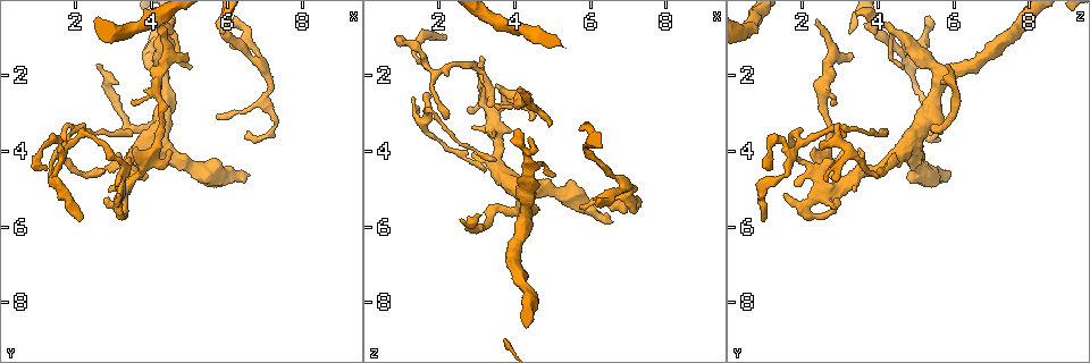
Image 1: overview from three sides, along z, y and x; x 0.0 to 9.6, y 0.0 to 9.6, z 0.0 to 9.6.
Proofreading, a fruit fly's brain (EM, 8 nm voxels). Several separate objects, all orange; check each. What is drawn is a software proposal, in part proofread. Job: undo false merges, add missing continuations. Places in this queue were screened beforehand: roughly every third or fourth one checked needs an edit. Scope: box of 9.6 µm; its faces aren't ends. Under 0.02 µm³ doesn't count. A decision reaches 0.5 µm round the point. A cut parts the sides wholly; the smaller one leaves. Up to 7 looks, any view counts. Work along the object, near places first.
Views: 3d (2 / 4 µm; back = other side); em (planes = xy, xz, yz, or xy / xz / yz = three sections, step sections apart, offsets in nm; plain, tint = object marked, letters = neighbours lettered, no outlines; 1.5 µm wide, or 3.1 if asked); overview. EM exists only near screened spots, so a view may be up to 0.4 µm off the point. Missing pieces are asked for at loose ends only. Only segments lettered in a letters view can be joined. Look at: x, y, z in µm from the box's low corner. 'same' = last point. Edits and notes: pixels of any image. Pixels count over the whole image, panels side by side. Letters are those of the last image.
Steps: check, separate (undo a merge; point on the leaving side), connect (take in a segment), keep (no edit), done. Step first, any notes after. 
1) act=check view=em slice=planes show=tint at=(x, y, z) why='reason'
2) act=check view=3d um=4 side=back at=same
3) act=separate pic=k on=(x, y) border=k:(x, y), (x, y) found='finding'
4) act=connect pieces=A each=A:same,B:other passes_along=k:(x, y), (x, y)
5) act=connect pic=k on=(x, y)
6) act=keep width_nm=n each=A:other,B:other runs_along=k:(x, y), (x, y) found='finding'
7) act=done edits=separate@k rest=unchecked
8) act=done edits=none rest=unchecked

act=check view=3d um=2 at=(3.55, 2.75, 2.80) why='tapers out'

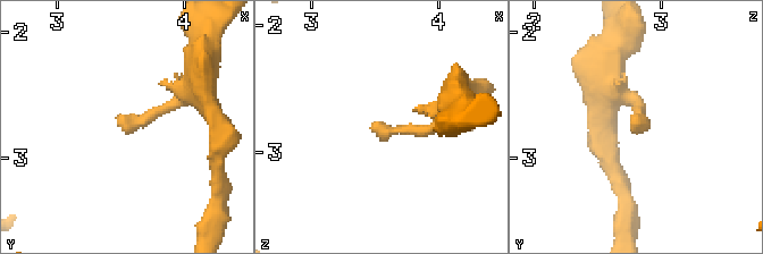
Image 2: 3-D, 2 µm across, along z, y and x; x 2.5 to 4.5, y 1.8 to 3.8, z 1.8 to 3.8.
act=check view=em slice=planes show=letters at=(3.46, 2.76, 2.80)

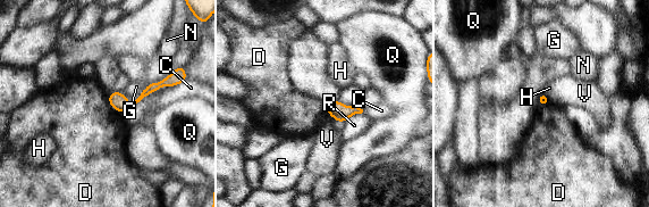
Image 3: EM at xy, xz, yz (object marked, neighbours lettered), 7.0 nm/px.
act=keep each=C:other,D:other,G:other,H:other,N:other,Q:other,R:other,V:other runs_along=3:(170, 83), (132, 104), (111, 101) found='no lettered segment goes on from it'

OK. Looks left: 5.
act=check view=3d um=2 at=(3.50, 4.15, 4.40)

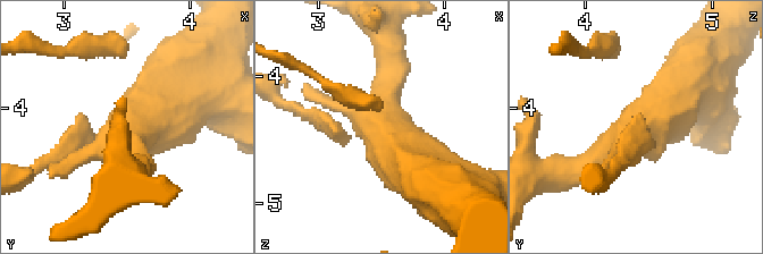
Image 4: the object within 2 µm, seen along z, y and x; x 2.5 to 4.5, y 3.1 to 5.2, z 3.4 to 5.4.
act=check view=em slice=yz step=4 show=tint at=(3.54, 4.20, 4.40) arms=3 why='need the tissue'

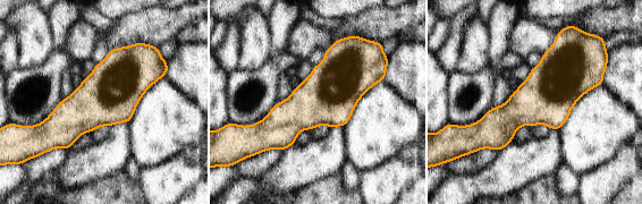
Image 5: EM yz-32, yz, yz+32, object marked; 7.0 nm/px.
act=check view=em slice=yz step=4 show=letters at=same why='what lies round it'

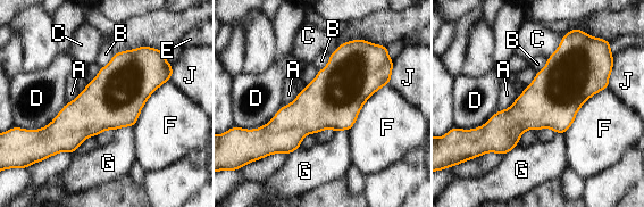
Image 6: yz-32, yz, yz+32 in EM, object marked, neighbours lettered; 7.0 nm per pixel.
act=keep each=A:other,B:other,C:other,D:other,E:other,F:other,G:other,J:other found='continuous, no second neuron'

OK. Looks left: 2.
act=check view=em slice=planes show=tint at=(6.60, 4.60, 5.85) why='an open end'

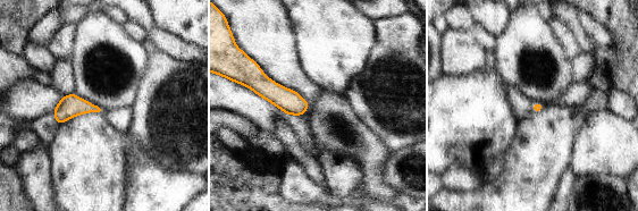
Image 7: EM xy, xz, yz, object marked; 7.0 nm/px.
act=check view=em slice=planes show=letters at=same

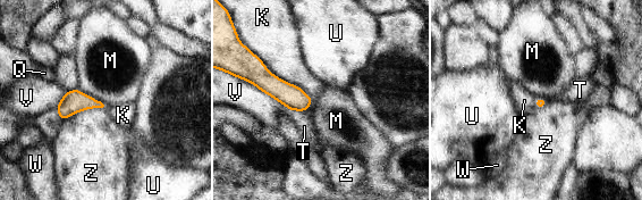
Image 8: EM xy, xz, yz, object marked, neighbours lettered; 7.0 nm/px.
act=keep each=K:other,M:other,Q:other,T:other,U:other,V:other,W:other,Z:other border=8:(77, 88), (104, 105) found='no lettered segment goes on from it'

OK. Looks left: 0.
act=done edits=none rest=unchecked

